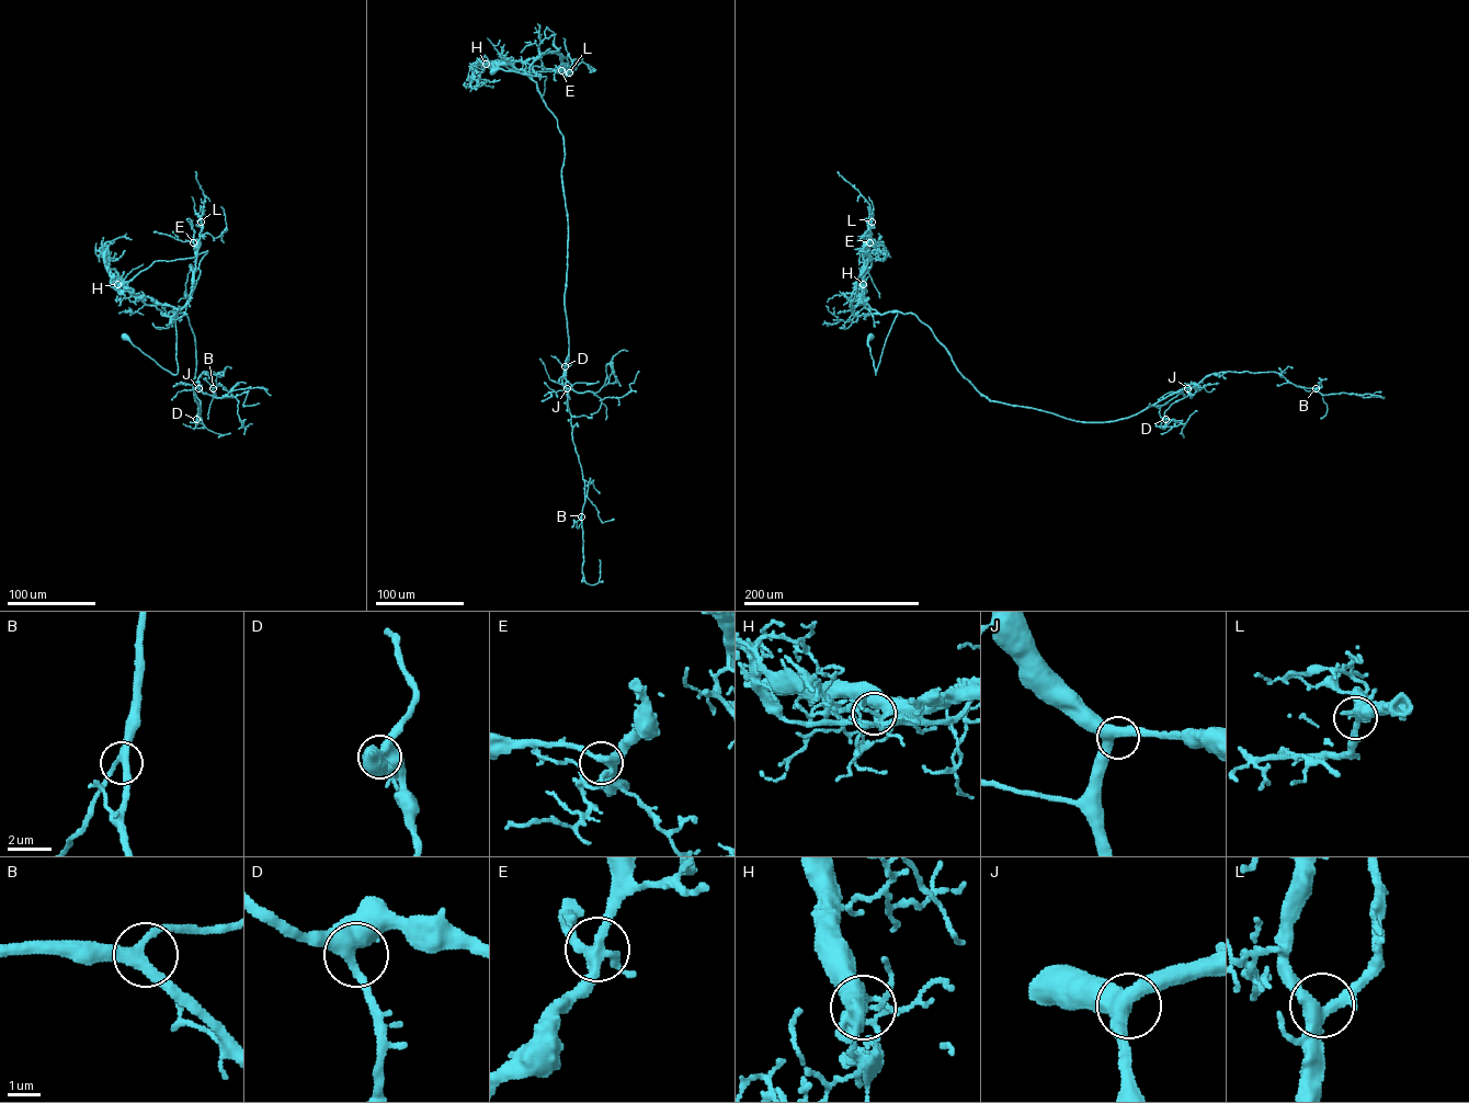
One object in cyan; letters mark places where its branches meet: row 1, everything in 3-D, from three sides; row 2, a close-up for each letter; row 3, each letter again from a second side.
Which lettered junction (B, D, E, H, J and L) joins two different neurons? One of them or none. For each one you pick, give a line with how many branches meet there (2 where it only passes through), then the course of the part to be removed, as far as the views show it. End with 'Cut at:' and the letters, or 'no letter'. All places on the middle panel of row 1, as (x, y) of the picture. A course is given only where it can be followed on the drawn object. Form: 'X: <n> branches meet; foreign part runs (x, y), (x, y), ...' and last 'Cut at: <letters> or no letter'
H: 5 branches meet; foreign part runs (486, 64), (498, 63), (520, 72), (576, 67), (568, 69), (562, 65), (560, 54)
Cut at: H

